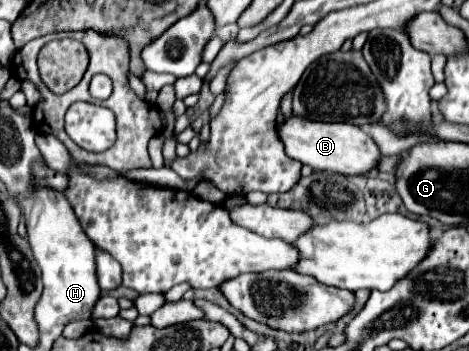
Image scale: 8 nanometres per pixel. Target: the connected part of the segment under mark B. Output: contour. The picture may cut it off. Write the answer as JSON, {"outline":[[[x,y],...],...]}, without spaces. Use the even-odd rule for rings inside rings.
{"outline":[[[292,115],[278,123],[278,135],[284,143],[286,153],[300,161],[302,165],[310,165],[316,171],[330,171],[340,175],[364,175],[376,167],[380,159],[378,145],[370,135],[366,135],[360,127],[350,123],[322,123],[306,117]]]}

